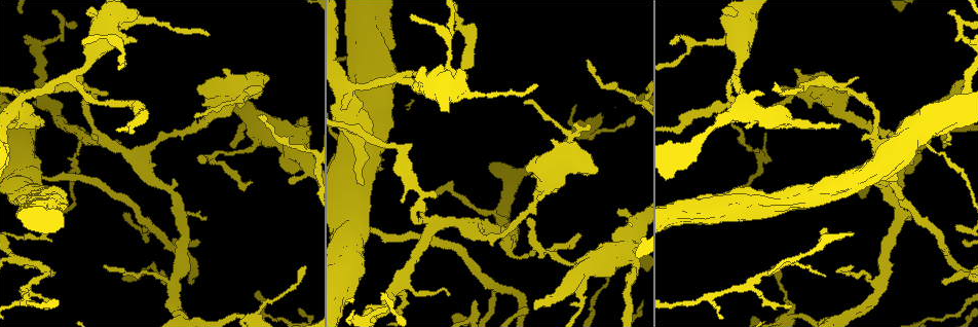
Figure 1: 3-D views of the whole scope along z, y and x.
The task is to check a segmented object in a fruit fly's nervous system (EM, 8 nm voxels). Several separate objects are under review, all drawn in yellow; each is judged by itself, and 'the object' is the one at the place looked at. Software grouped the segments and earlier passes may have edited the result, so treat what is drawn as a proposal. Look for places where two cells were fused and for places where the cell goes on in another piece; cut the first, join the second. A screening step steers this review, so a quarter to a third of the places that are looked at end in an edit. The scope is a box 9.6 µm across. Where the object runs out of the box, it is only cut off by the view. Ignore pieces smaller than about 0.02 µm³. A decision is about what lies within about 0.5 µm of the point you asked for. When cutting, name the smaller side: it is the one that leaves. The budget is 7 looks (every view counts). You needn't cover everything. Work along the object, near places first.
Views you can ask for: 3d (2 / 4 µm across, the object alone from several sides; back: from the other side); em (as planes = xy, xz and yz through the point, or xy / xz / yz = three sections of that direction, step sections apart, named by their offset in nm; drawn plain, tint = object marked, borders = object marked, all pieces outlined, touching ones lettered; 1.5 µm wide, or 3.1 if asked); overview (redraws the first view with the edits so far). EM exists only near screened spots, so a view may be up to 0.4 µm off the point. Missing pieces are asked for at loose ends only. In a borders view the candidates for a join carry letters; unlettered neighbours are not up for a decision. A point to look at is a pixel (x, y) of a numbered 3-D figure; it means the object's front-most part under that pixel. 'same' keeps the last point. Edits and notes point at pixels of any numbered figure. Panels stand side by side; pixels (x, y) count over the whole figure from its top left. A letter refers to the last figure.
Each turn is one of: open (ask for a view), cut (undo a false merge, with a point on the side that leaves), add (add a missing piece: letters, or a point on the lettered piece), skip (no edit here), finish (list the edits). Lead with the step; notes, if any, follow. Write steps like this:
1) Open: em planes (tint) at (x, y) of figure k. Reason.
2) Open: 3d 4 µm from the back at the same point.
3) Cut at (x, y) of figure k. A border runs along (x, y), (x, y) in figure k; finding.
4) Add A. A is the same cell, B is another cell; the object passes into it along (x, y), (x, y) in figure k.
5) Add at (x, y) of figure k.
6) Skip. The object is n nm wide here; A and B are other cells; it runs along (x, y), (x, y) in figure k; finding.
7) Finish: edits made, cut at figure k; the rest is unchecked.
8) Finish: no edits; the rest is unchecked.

Open: 3d 4 µm from the back at (595, 172) of figure 1.

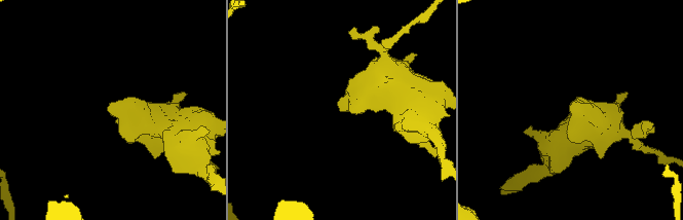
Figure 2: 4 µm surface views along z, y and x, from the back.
Open: em xz step 8 (tint) at (576, 106) of figure 2. Need the tissue.

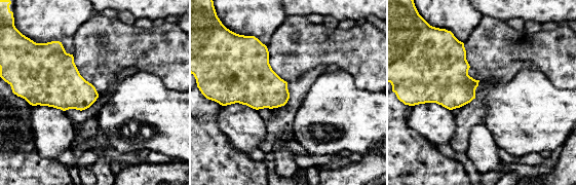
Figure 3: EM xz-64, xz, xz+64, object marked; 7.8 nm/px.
Open: em xz step 8 (borders) at the same point. What lies round it.

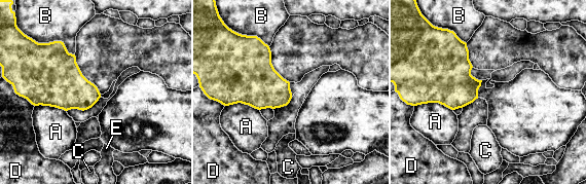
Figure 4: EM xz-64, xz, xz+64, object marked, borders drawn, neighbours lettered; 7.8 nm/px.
Skip. The object is 380 nm wide here; A, B, C, D and E are other cells; a border runs along (414, 105), (440, 103), (452, 110) in figure 4; no lettered piece goes on from it.

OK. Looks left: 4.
Open: 3d 2 µm from the back at (538, 85) of figure 1. An open end.

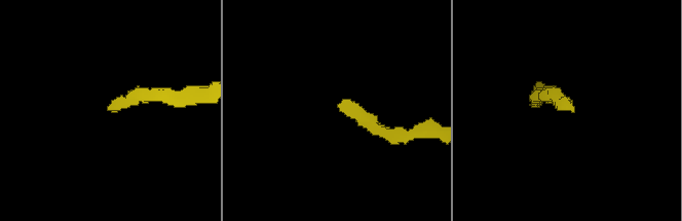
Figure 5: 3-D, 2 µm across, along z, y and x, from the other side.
Open: em yz step 4 (borders) at (337, 106) of figure 5. Need the tissue.

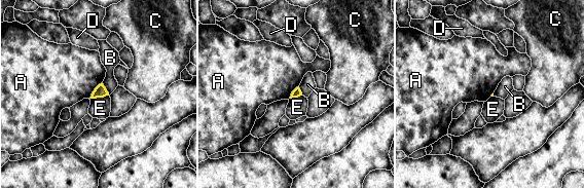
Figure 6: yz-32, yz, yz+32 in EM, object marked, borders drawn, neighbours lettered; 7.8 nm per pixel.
Open: em planes (borders) at the same point. Another direction.

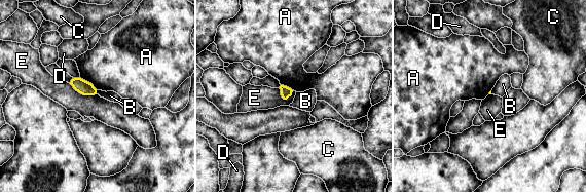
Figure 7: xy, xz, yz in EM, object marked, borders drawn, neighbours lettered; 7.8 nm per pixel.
Skip. A, B, C, D and E are other cells; a border runs along (69, 83), (83, 94), (96, 94) in figure 7; none of them fits.

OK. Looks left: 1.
Open: em xz step 4 (borders) at (51, 276) of figure 1. An open end.

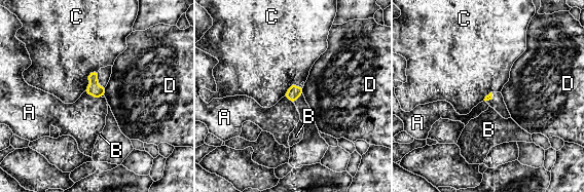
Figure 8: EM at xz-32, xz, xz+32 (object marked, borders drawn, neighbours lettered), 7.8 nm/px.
Skip. A, B, C and D are other cells; a border runs along (97, 72), (88, 76), (85, 90) in figure 8; no lettered piece goes on from it.

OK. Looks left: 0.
Finish: no edits; the rest is unchecked.

